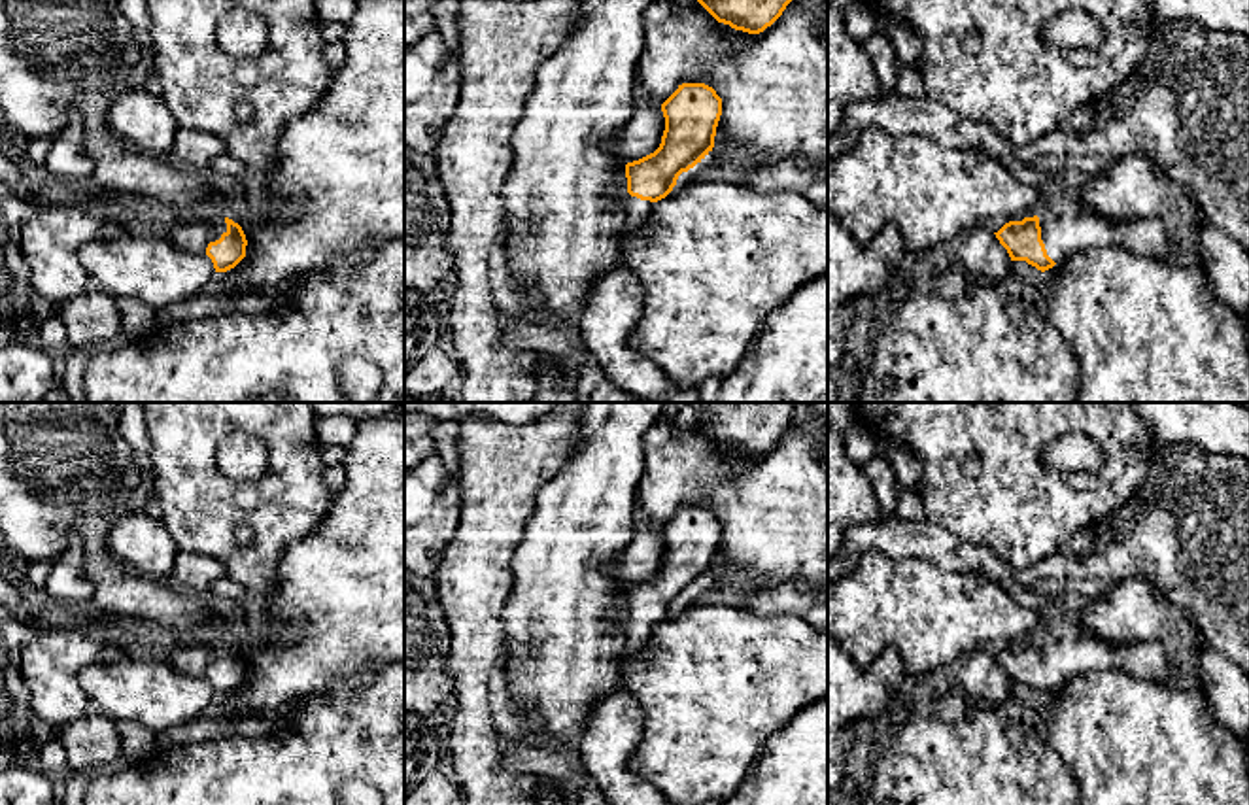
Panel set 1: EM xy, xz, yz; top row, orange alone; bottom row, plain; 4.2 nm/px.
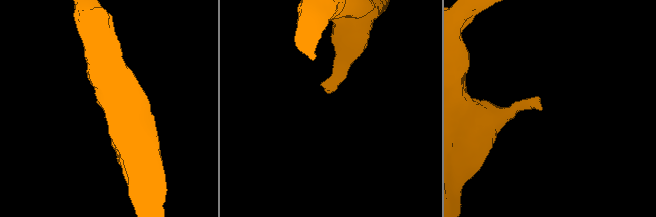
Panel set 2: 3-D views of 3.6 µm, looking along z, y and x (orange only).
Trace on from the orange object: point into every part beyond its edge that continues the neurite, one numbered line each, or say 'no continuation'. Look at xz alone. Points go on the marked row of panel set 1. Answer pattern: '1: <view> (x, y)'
1: xz (637, 212)

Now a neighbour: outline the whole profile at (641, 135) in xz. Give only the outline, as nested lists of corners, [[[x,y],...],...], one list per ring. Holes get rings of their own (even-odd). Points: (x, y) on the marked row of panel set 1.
[[[639,102],[633,117],[603,149],[627,164],[654,153],[661,144],[663,130],[665,117],[661,106]]]

